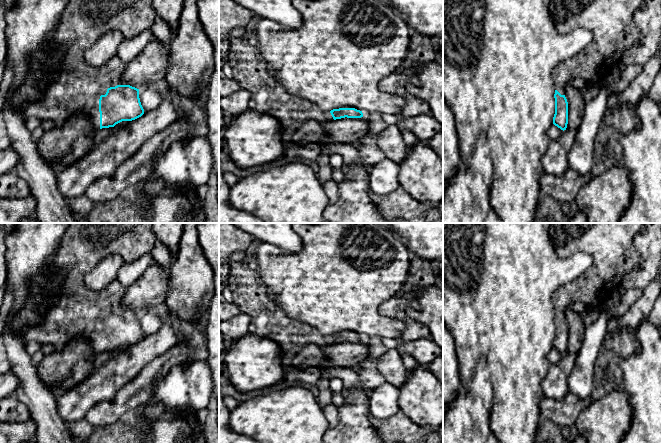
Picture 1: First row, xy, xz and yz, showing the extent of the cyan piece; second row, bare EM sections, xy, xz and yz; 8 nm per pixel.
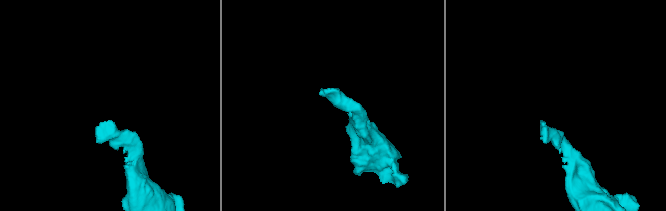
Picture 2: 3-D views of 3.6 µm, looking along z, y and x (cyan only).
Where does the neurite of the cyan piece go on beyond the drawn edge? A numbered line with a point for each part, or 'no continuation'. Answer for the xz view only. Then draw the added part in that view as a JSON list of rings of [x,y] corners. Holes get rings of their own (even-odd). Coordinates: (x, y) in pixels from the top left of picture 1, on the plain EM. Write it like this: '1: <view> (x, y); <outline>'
1: xz (249, 295); [[[231,262],[228,285],[233,293],[233,303],[253,320],[249,333],[277,343],[284,366],[290,366],[296,354],[307,345],[323,347],[334,344],[330,335],[323,335],[318,329],[282,312],[267,295],[248,262]]]

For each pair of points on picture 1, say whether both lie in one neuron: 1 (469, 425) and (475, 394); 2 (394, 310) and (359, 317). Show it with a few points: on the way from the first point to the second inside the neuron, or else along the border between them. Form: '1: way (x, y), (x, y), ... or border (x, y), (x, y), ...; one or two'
1: way (469, 417), (469, 411), (474, 402); one
2: border (393, 294), (379, 305), (378, 312), (401, 322); two

